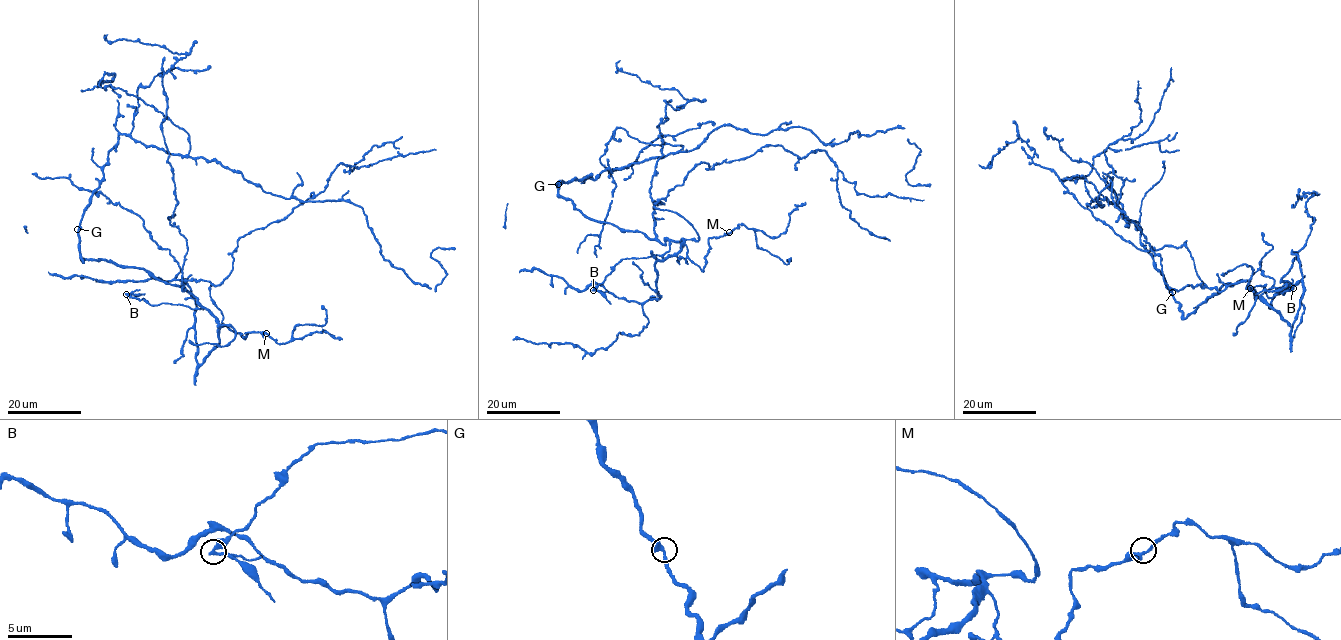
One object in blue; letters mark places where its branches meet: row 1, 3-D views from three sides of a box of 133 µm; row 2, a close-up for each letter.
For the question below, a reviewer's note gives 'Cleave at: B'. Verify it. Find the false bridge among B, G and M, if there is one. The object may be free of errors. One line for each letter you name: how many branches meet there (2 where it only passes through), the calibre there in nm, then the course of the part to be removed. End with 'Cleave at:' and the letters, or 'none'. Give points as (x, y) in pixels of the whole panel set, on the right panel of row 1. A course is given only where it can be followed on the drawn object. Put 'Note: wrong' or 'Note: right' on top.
Note: right
B: 2 branches meet; 260 nm thick; foreign part runs (1292, 288), (1304, 276)
Cleave at: B

